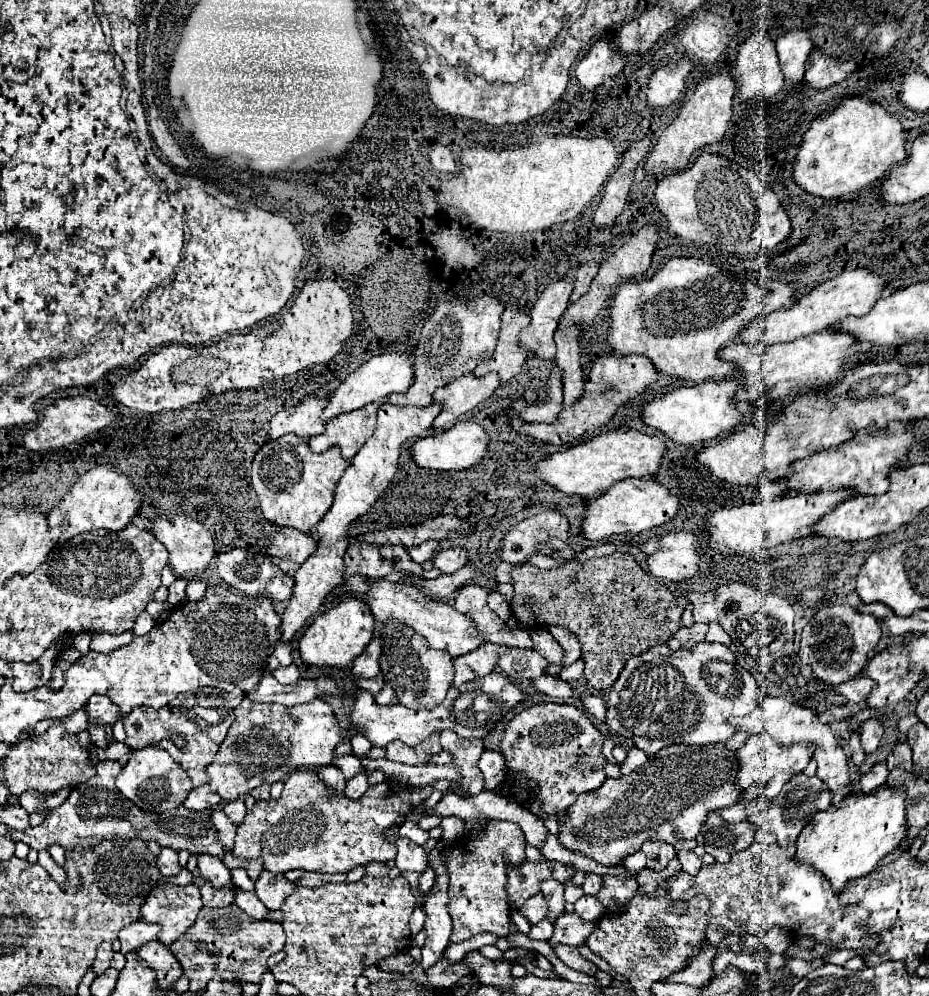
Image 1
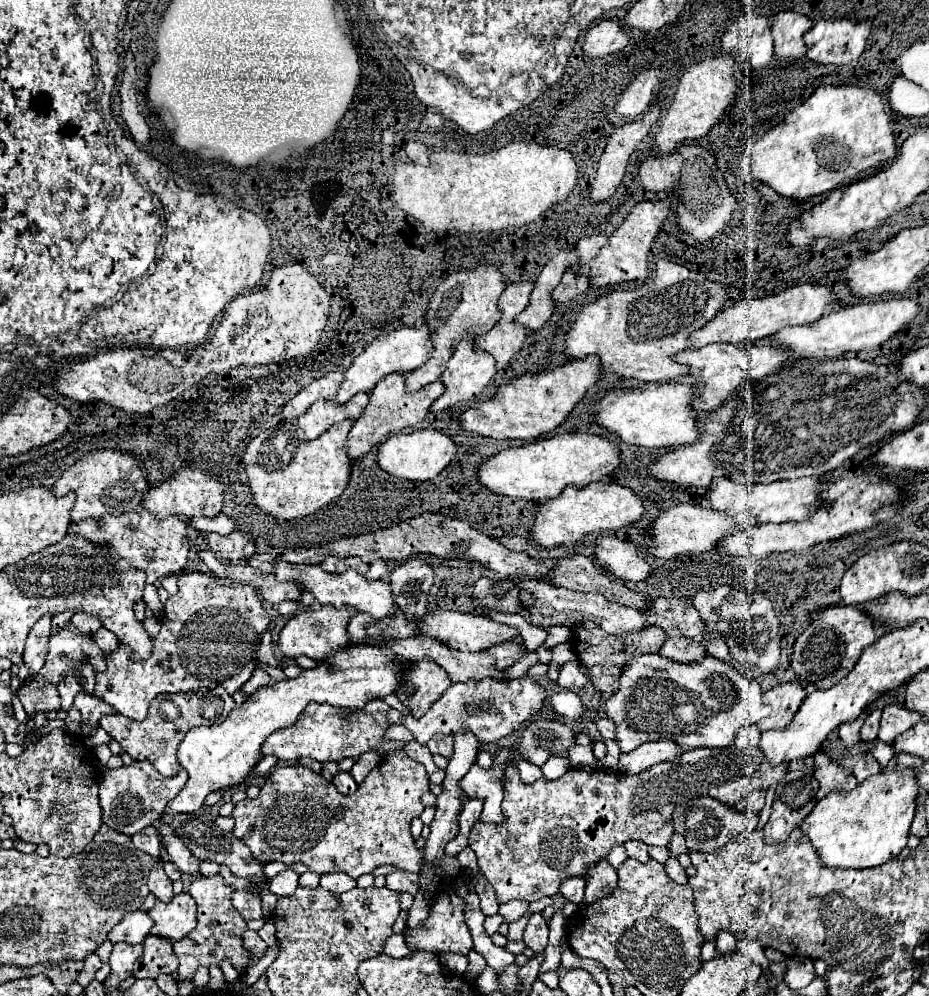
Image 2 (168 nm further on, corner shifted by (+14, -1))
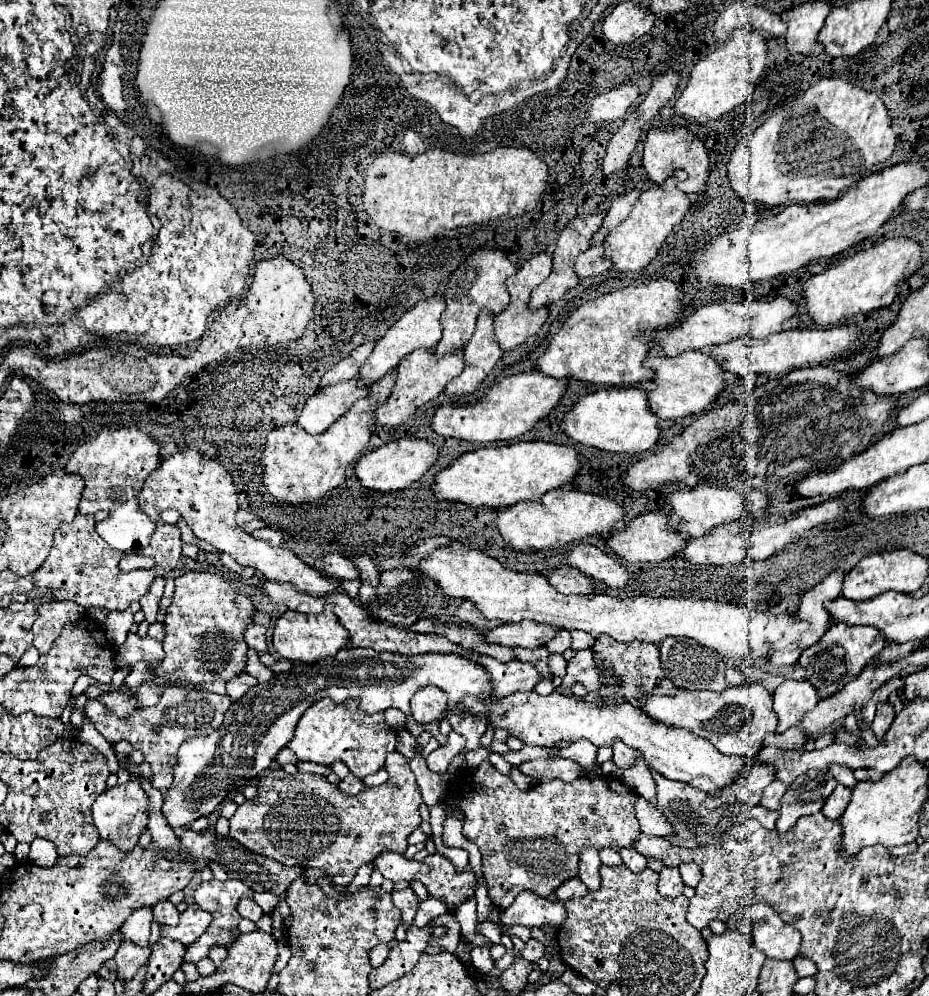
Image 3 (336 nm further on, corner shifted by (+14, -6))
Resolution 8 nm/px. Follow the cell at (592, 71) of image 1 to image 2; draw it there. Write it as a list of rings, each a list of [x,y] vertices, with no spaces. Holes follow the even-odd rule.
[[[607,18],[589,30],[583,44],[583,52],[585,52],[585,58],[593,60],[593,58],[601,58],[617,50],[623,50],[627,42],[629,42],[629,34],[621,26],[621,22]]]

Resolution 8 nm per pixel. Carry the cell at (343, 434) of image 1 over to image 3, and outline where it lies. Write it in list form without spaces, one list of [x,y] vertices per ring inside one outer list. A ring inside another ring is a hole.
[[[355,381],[325,387],[317,391],[313,397],[309,397],[297,423],[307,433],[319,435],[325,429],[329,429],[333,421],[343,417],[345,411],[349,411],[357,399],[367,395],[369,395],[369,389],[365,389],[363,385],[357,385]]]

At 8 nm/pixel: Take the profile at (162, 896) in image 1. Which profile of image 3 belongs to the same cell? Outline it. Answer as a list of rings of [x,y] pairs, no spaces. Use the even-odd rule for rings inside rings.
[[[191,903],[181,913],[179,925],[175,925],[175,927],[159,925],[159,929],[161,929],[161,935],[163,937],[181,941],[183,945],[191,945],[193,941],[197,941],[205,933],[205,929],[209,927],[209,923],[211,923],[211,915],[207,911],[203,911],[199,905]]]

